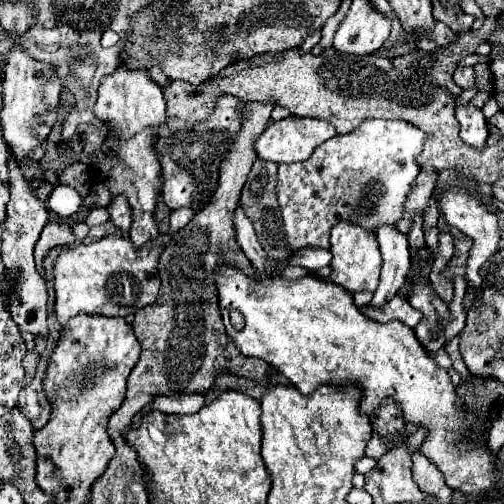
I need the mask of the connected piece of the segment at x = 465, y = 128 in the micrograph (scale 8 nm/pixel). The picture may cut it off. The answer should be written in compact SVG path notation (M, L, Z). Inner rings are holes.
M470 102L458 104L456 106L456 120L460 122L460 138L474 146L482 148L488 138L488 128L486 128L486 118L480 108L472 106Z

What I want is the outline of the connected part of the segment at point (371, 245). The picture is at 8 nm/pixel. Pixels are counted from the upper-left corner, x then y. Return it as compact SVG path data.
M348 220L338 222L332 228L330 234L330 242L332 242L332 282L342 286L344 290L356 292L356 290L376 290L378 278L380 278L380 268L382 268L382 254L378 248L378 240L376 234L362 228L360 224L352 224Z

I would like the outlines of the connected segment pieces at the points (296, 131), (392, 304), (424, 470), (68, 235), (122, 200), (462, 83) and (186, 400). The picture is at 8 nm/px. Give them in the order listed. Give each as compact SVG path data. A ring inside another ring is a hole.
M290 116L280 122L272 122L254 142L254 150L258 154L258 160L264 162L274 162L274 164L292 164L292 162L302 162L306 160L314 148L318 148L322 142L328 138L336 136L334 126L330 126L326 120L316 120L316 118L298 118Z
M394 296L392 300L388 300L384 306L380 306L380 308L374 308L374 306L362 306L360 308L360 312L364 314L364 316L368 316L370 320L376 320L376 322L390 322L390 320L400 320L400 322L404 322L406 326L410 326L410 328L414 328L420 320L422 320L422 316L420 316L420 312L416 310L416 308L412 308L410 304L408 304L408 300L406 298L402 298L402 296Z
M420 448L412 450L412 478L420 486L420 490L450 502L452 488L444 482L442 472L420 452Z
M48 222L40 234L40 240L36 242L36 268L38 272L42 272L42 258L48 254L48 250L52 246L68 246L74 244L76 236L72 232L72 228L68 224L58 224L58 222Z
M116 196L114 202L110 204L108 212L110 212L110 220L118 228L122 228L122 230L128 230L130 228L130 224L132 224L132 208L130 208L126 196Z
M466 66L466 68L458 68L454 72L454 82L460 86L460 88L470 88L474 84L474 78L476 78L476 72L474 72L474 66Z
M176 394L176 396L154 396L150 402L152 410L166 414L194 414L204 406L202 394Z

